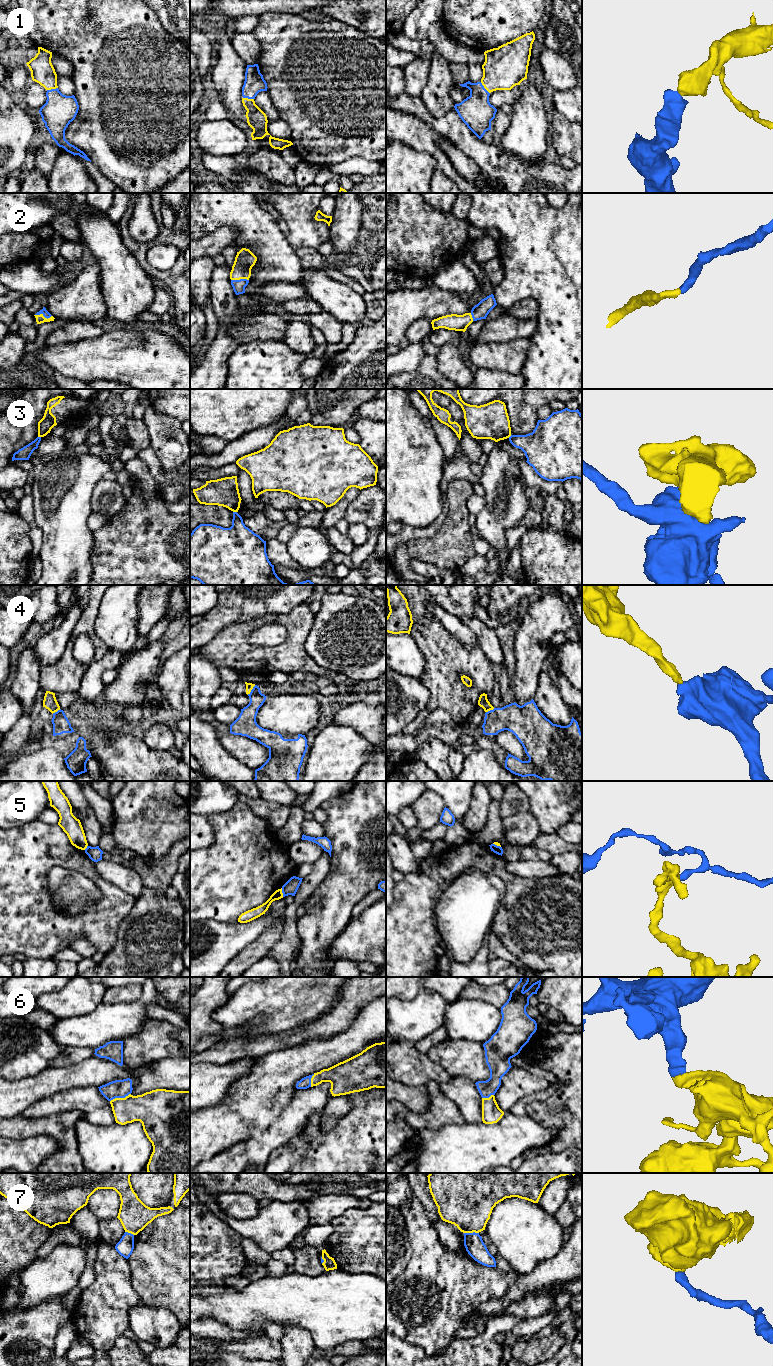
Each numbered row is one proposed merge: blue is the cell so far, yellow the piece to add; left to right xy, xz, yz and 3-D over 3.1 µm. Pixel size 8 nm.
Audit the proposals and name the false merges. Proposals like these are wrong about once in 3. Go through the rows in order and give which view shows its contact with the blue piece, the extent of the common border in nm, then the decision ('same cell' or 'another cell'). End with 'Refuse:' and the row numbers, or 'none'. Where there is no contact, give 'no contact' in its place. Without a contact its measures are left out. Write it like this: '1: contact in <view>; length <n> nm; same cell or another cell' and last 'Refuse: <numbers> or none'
1: contact in yz; length 120 nm; same cell
2: contact in xy; length 140 nm; same cell
3: contact in xz; length 30 nm; another cell
4: contact in xz; length 100 nm; same cell
5: contact in xz; length 70 nm; another cell
6: contact in xy; length 180 nm; same cell
7: contact in yz; length 120 nm; another cell
Refuse: 3, 5, 7

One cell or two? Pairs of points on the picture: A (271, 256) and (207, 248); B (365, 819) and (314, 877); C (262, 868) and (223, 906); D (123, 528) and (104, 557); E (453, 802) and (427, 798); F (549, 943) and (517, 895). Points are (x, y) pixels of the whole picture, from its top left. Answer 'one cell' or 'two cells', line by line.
A: two cells
B: two cells
C: one cell
D: one cell
E: two cells
F: one cell

